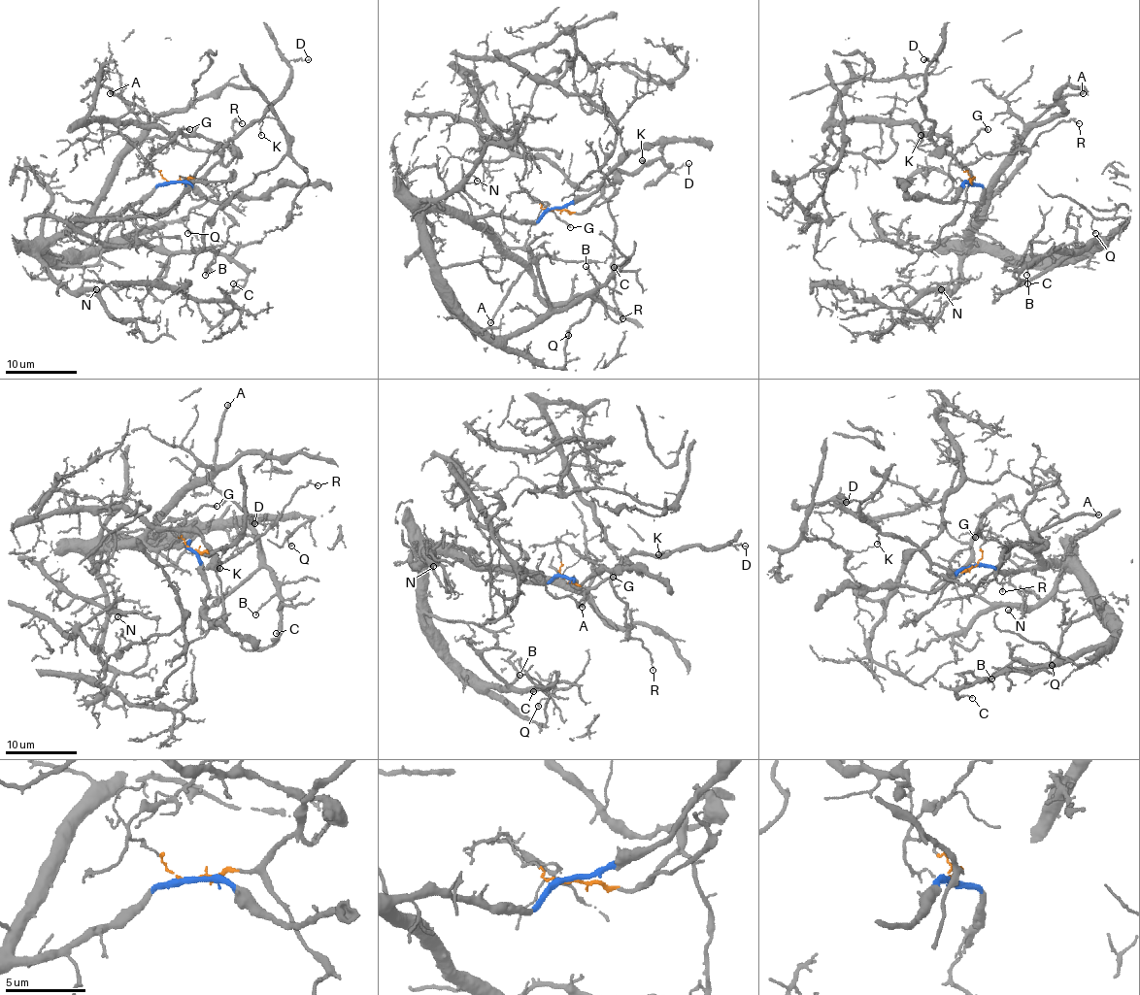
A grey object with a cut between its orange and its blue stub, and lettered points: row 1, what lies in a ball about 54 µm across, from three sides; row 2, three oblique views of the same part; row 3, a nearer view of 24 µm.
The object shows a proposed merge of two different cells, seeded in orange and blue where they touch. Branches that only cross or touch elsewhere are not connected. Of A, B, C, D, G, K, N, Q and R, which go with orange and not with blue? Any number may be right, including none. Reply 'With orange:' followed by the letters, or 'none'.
With orange: D, G, K, R

